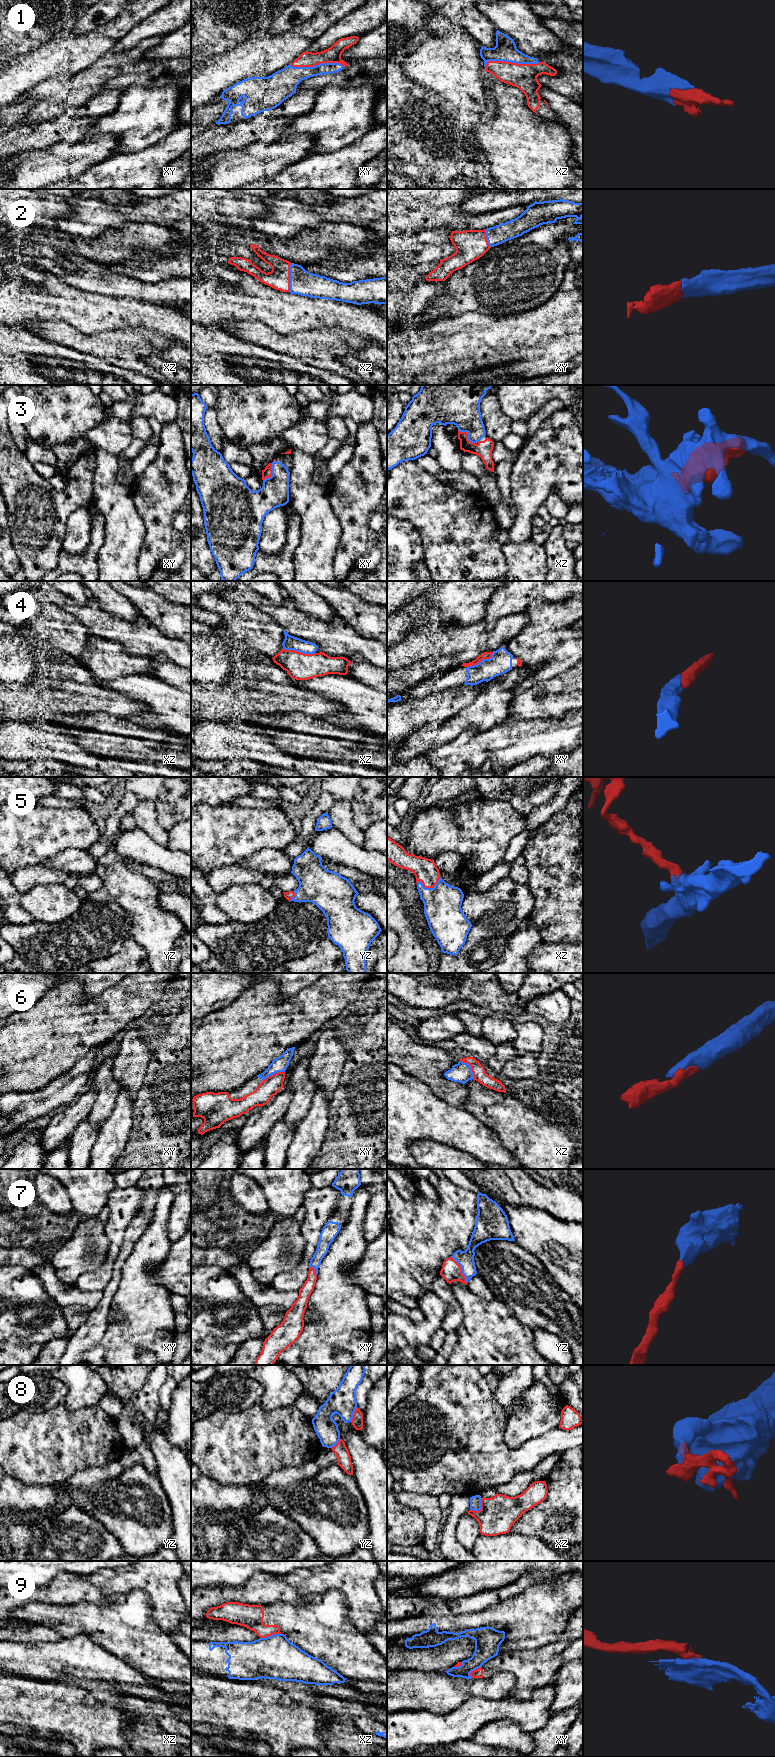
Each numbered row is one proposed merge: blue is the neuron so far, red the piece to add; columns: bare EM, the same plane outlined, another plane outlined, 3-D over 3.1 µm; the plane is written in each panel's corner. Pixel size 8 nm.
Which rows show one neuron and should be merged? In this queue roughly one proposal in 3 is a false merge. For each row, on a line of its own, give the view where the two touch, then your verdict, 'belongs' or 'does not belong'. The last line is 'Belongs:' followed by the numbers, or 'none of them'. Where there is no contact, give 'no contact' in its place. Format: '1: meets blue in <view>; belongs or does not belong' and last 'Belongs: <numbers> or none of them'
1: meets blue in xz; belongs
2: meets blue in xz; belongs
3: meets blue in xz; belongs
4: meets blue in xz; belongs
5: meets blue in xz; belongs
6: meets blue in xy; belongs
7: meets blue in yz; belongs
8: meets blue in xz; does not belong
9: meets blue in xz; does not belong
Belongs: 1, 2, 3, 4, 5, 6, 7

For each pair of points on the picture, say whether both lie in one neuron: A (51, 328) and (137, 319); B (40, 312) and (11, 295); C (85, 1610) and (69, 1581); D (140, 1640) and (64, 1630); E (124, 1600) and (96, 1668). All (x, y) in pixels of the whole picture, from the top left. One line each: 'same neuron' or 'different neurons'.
A: different neurons
B: same neuron
C: different neurons
D: same neuron
E: different neurons

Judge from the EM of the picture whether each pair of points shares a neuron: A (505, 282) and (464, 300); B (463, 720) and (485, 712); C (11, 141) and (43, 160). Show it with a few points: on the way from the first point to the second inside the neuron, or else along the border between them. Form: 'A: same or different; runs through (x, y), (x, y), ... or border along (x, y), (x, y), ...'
A: same; runs through (495, 284), (488, 285), (478, 294), (474, 294)
B: same; runs through (468, 719), (480, 715)
C: different; border along (49, 145), (43, 148), (19, 151), (10, 156)

